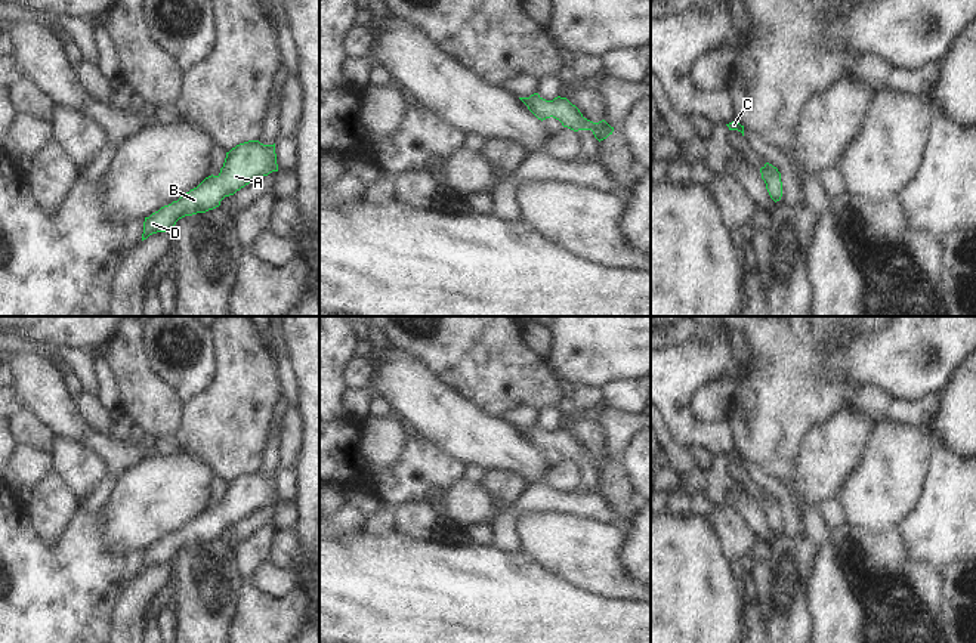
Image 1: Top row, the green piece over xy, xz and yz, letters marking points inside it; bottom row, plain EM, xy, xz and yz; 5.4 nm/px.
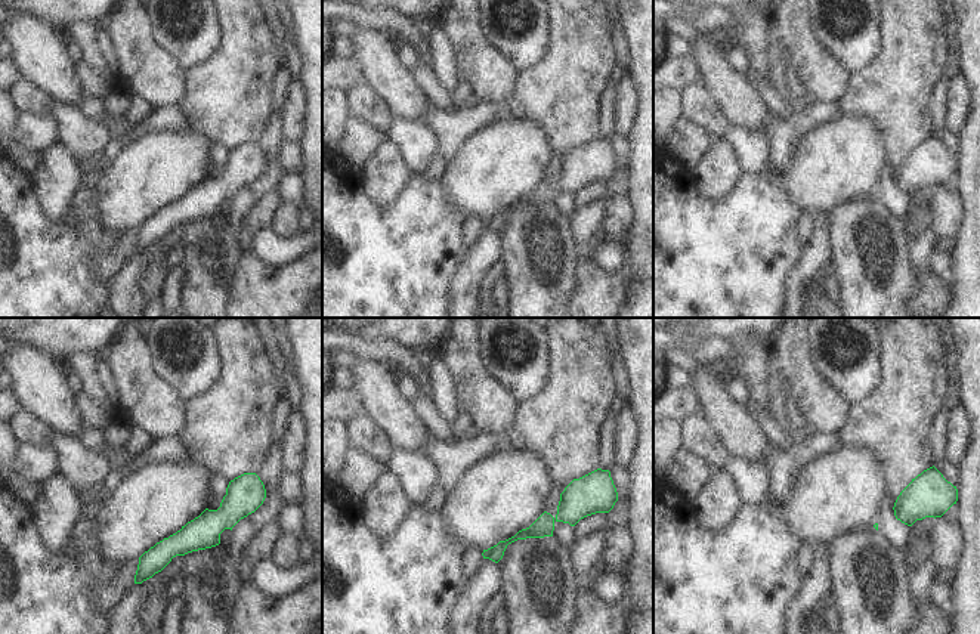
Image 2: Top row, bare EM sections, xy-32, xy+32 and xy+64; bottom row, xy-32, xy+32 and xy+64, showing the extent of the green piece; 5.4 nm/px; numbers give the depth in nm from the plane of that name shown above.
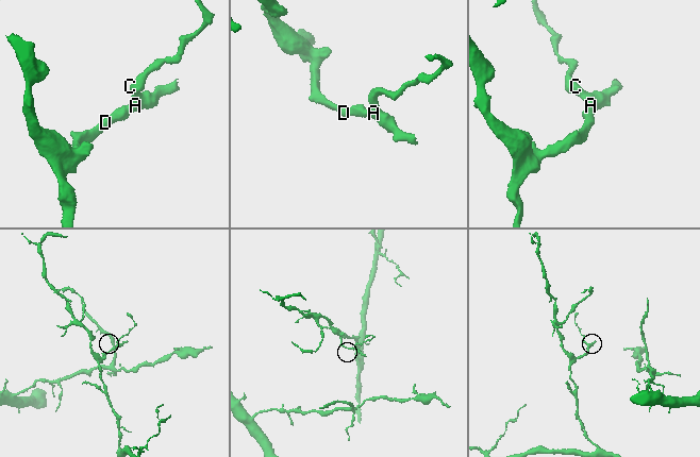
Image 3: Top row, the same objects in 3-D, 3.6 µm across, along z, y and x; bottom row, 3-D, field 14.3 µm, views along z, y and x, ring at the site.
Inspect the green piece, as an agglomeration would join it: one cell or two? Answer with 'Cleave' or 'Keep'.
Keep

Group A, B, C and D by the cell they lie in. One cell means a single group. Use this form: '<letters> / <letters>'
A B C D

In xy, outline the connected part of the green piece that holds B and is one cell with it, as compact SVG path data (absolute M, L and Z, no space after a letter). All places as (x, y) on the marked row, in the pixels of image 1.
M248 140L237 145L226 152L217 176L206 177L177 201L145 217L142 241L152 234L173 229L176 222L185 216L219 207L225 197L234 195L245 185L272 171L278 171L275 143L263 145L259 140Z

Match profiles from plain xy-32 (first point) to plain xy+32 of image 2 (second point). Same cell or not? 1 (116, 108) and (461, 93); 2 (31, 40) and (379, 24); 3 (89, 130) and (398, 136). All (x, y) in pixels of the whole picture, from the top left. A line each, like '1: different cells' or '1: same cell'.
1: same cell
2: different cells
3: same cell

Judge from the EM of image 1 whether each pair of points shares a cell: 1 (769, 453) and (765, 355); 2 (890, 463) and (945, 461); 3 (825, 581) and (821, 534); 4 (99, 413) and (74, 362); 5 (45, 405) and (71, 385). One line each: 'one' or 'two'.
1: one
2: two
3: two
4: two
5: two

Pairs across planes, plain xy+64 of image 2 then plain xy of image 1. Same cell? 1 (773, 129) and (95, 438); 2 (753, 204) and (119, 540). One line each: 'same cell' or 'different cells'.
1: same cell
2: different cells

